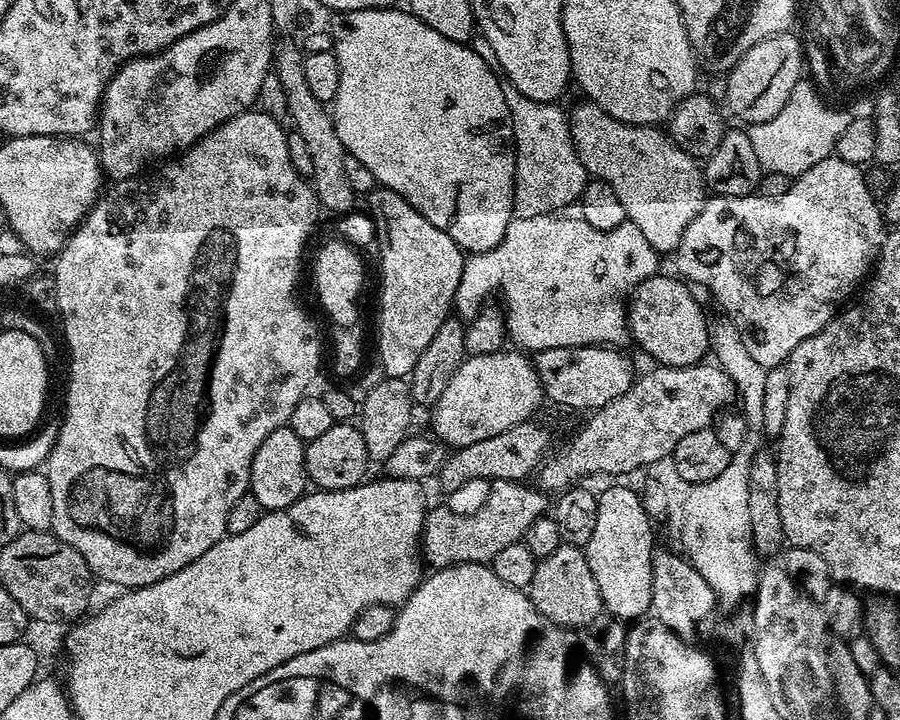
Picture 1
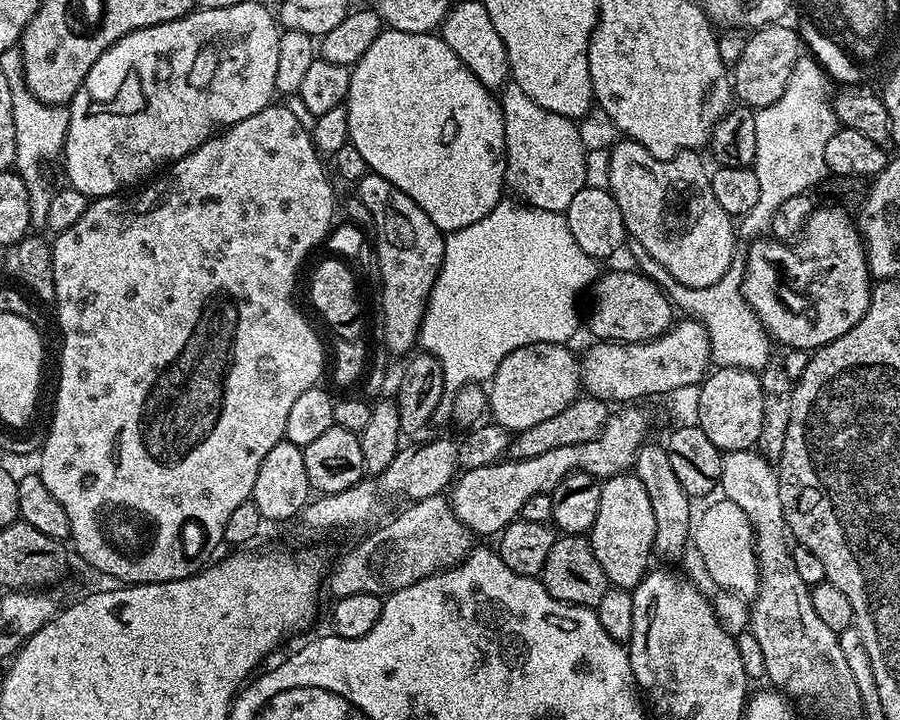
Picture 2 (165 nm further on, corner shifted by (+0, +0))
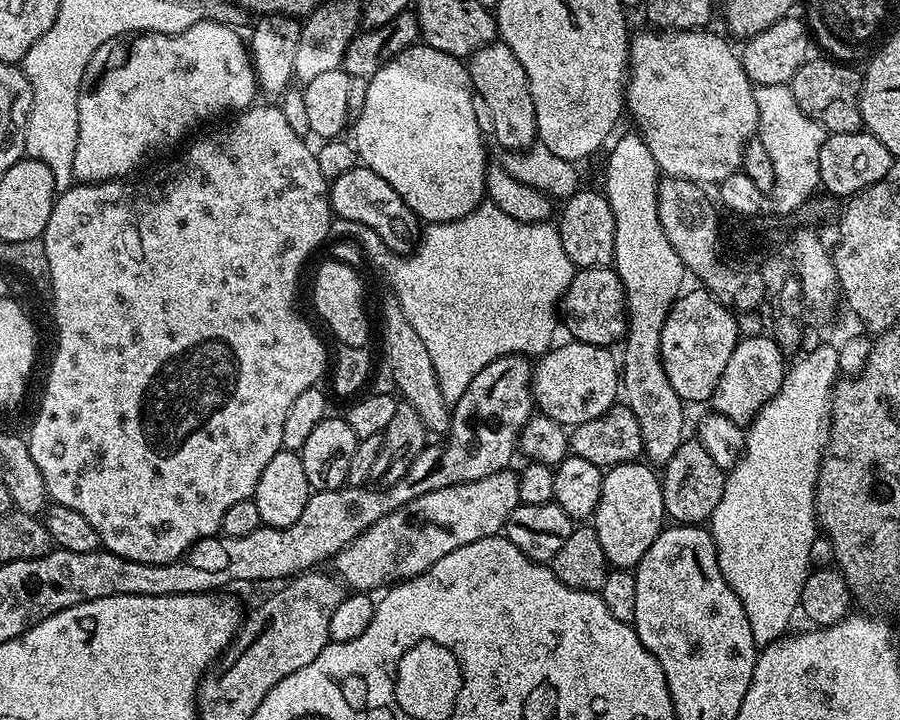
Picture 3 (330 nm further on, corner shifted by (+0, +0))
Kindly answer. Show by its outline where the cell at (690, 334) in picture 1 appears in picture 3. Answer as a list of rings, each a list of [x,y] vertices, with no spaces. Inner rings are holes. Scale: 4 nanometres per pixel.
[[[615,267],[581,268],[577,271],[570,286],[564,291],[562,324],[568,327],[572,335],[569,337],[582,344],[608,348],[615,340],[623,341],[628,328],[627,298]]]

